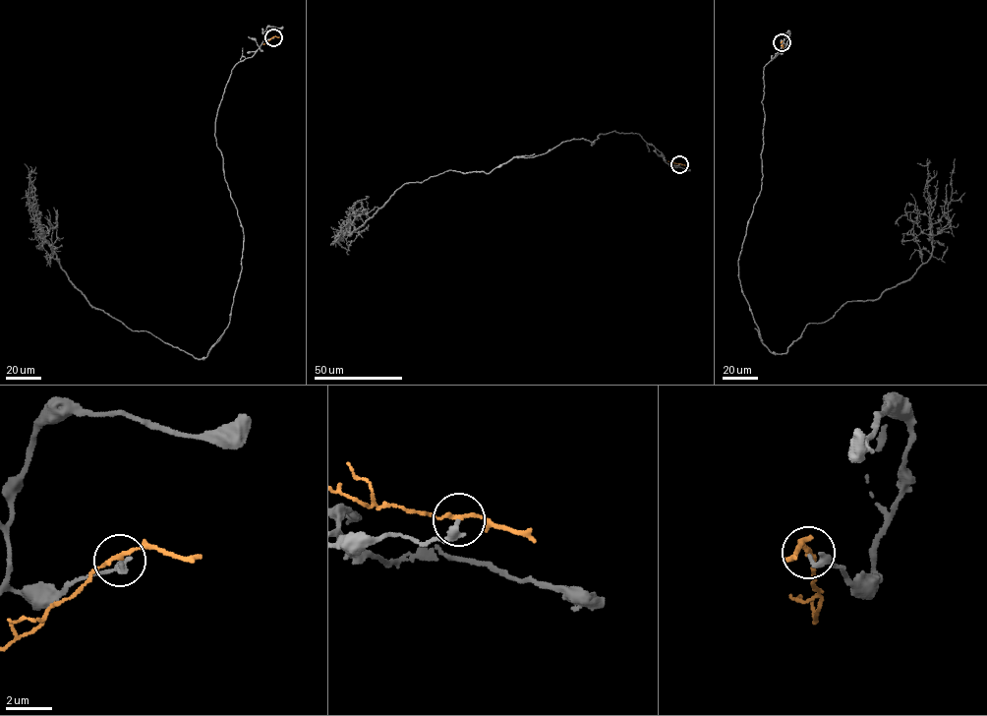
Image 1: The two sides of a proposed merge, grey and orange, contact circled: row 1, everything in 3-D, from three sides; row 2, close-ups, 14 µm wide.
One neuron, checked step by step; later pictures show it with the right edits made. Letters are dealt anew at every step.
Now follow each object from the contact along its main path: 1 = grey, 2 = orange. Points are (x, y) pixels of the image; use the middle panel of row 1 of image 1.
1: (679, 163), (614, 131), (489, 173), (404, 183), (350, 236), (349, 210), (366, 201)
2: (679, 163), (667, 161)

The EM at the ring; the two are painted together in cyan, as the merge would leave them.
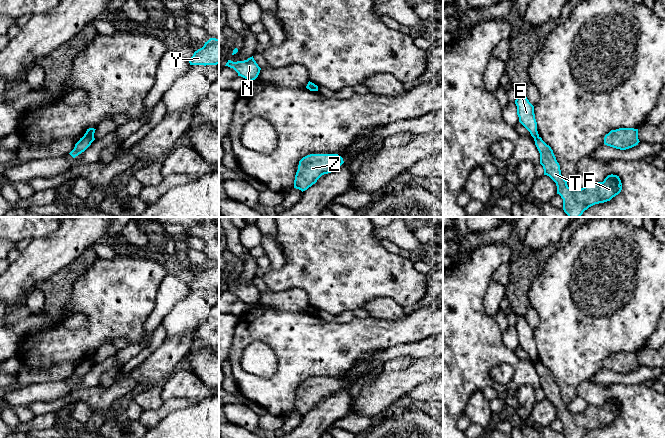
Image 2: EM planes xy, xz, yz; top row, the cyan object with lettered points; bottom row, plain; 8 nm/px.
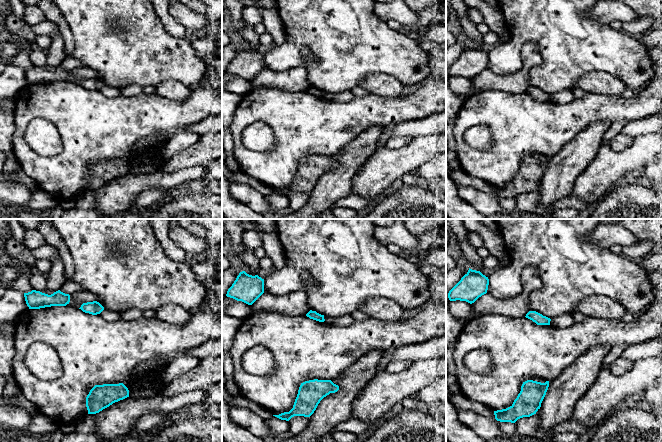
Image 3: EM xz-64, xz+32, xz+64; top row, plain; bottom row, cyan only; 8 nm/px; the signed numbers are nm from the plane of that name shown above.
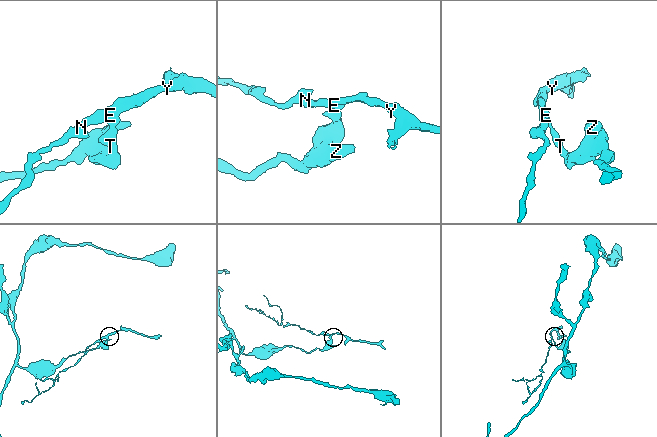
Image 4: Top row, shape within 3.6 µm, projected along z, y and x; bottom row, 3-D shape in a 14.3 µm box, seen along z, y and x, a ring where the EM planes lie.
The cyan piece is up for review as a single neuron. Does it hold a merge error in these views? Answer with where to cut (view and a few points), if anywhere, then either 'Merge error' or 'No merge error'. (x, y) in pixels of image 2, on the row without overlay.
Split along xy (84, 359), (93, 360). Merge error

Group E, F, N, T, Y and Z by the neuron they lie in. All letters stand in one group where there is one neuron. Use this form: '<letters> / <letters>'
E N Y / F T Z

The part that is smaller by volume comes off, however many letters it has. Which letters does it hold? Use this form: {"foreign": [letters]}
{"foreign": ["E", "N", "Y"]}

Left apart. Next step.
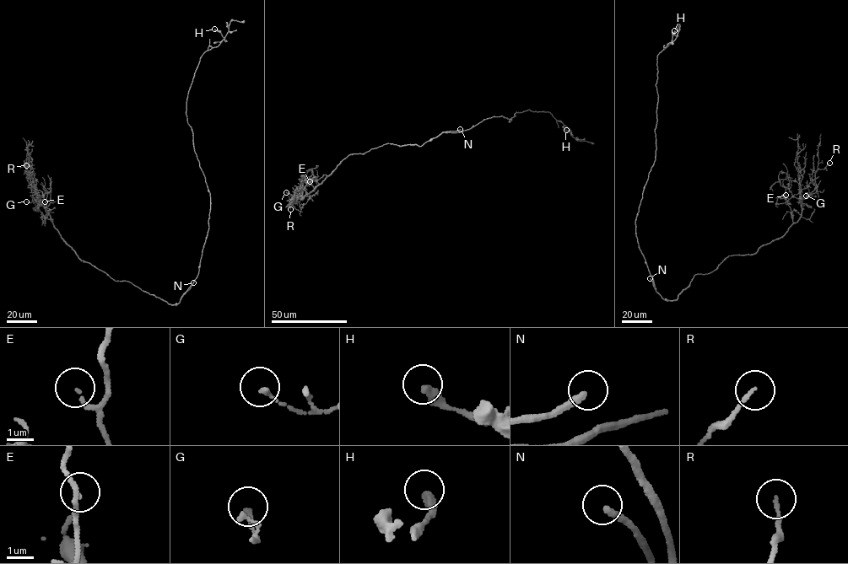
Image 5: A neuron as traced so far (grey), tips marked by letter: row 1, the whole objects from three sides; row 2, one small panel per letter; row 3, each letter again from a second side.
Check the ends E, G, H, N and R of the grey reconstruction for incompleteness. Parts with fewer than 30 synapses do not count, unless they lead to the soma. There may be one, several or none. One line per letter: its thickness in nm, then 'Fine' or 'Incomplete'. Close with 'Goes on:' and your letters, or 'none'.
E: Thickness 120 nm. Fine
G: Thickness 160 nm. Fine
H: Thickness 320 nm. Fine
N: Thickness 280 nm. Incomplete
R: Thickness 130 nm. Fine
Goes on: N

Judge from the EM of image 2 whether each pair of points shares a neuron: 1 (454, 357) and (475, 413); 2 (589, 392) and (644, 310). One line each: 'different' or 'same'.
1: different
2: different

